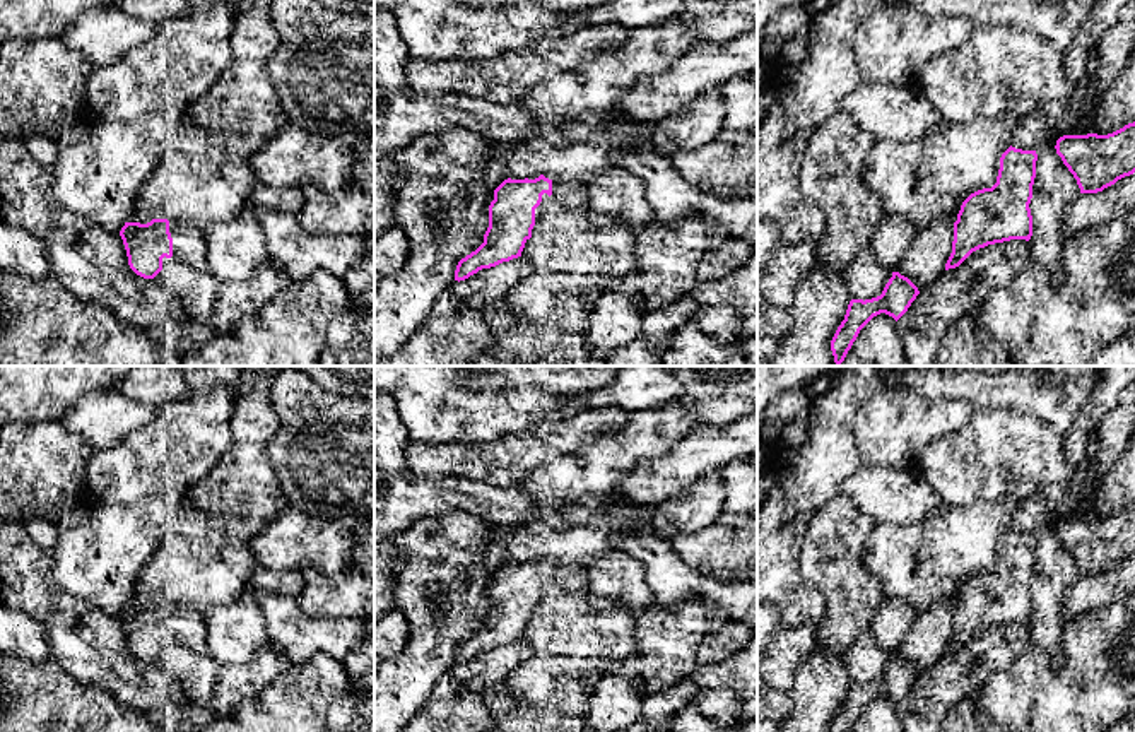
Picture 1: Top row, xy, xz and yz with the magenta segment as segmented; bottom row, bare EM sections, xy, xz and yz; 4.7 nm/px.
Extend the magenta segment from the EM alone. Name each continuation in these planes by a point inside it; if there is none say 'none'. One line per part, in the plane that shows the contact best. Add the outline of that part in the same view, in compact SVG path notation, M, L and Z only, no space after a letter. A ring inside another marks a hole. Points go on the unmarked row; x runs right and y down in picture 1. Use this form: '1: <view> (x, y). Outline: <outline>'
none

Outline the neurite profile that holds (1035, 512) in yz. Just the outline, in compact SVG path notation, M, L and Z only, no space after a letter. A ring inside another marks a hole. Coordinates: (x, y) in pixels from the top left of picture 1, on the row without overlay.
M1063 482L1043 486L1036 494L1019 501L1010 528L1022 534L1038 534L1044 525L1055 522L1056 511L1068 494Z

